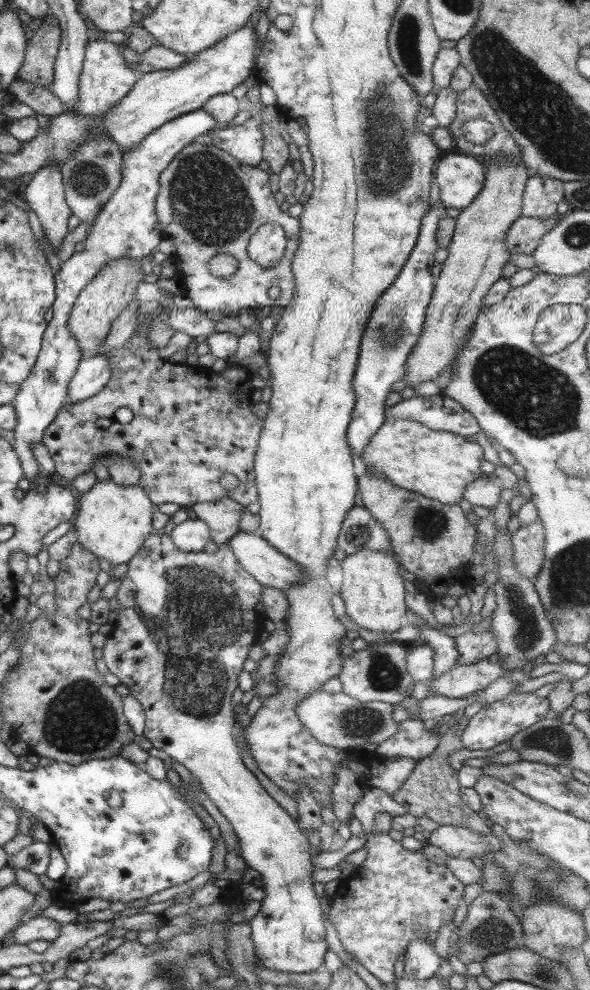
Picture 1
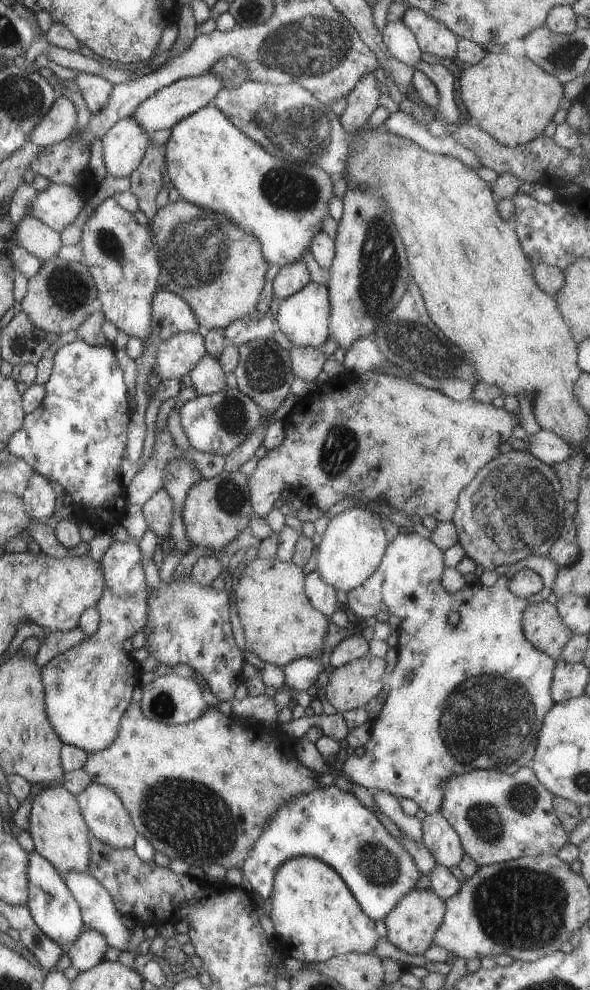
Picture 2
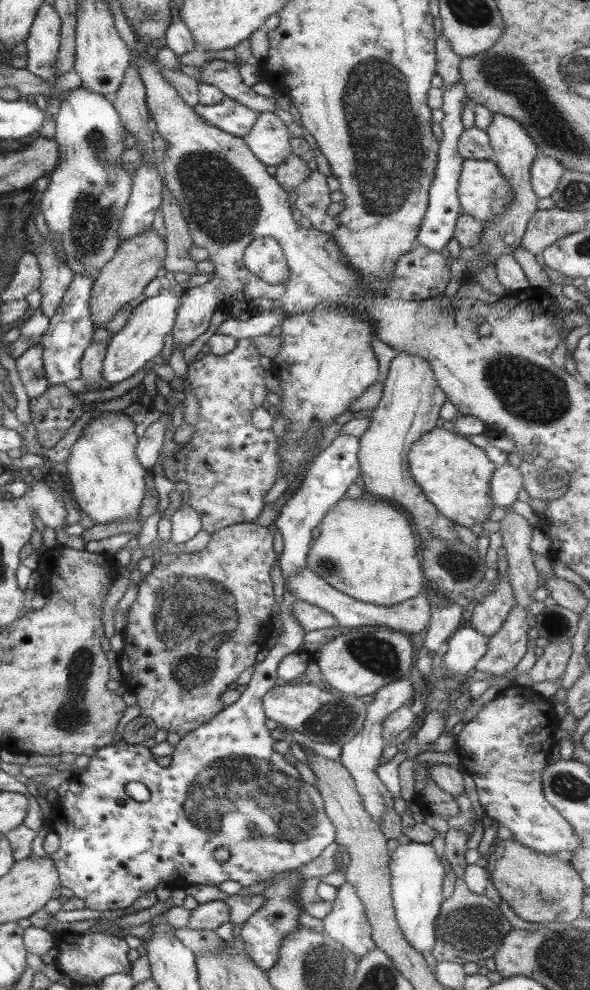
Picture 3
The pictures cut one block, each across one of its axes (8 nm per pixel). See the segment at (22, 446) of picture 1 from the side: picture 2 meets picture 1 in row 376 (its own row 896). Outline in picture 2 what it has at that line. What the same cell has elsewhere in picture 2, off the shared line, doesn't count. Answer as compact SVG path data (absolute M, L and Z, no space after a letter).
M37 851L27 853L26 864L27 900L25 906L28 908L35 924L59 946L68 946L81 934L82 921L78 902L71 896L67 886L63 882L61 874L47 859Z

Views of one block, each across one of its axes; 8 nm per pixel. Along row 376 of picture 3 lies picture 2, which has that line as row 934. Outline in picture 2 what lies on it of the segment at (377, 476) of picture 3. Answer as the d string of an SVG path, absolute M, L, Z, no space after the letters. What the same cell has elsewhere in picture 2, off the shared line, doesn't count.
M411 889L384 916L386 938L395 948L407 954L422 954L432 944L432 938L444 915L444 901L431 889Z

